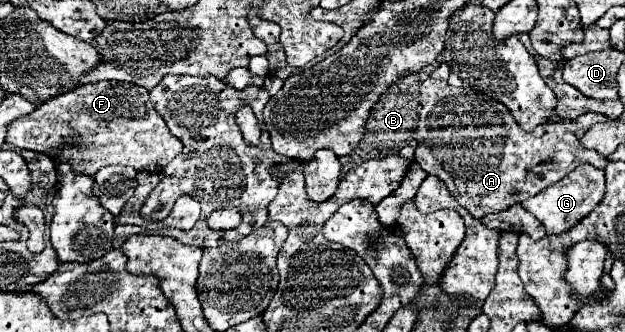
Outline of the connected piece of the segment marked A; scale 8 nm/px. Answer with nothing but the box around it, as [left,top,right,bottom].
[413,63,609,221]

